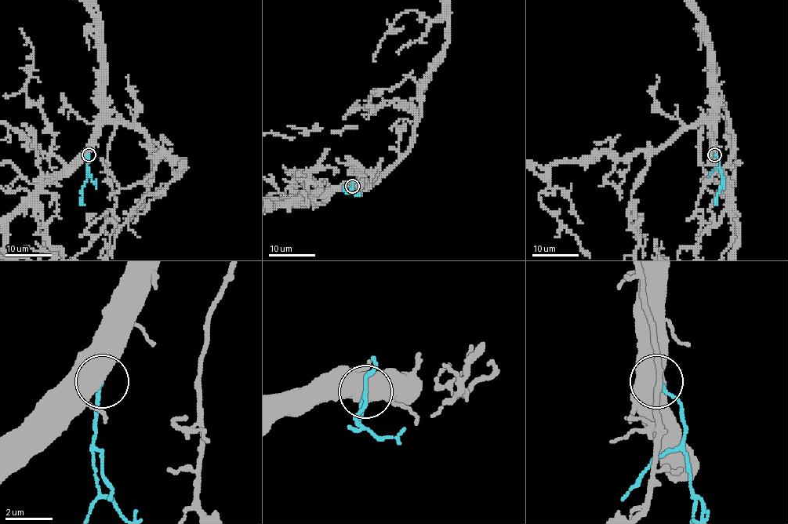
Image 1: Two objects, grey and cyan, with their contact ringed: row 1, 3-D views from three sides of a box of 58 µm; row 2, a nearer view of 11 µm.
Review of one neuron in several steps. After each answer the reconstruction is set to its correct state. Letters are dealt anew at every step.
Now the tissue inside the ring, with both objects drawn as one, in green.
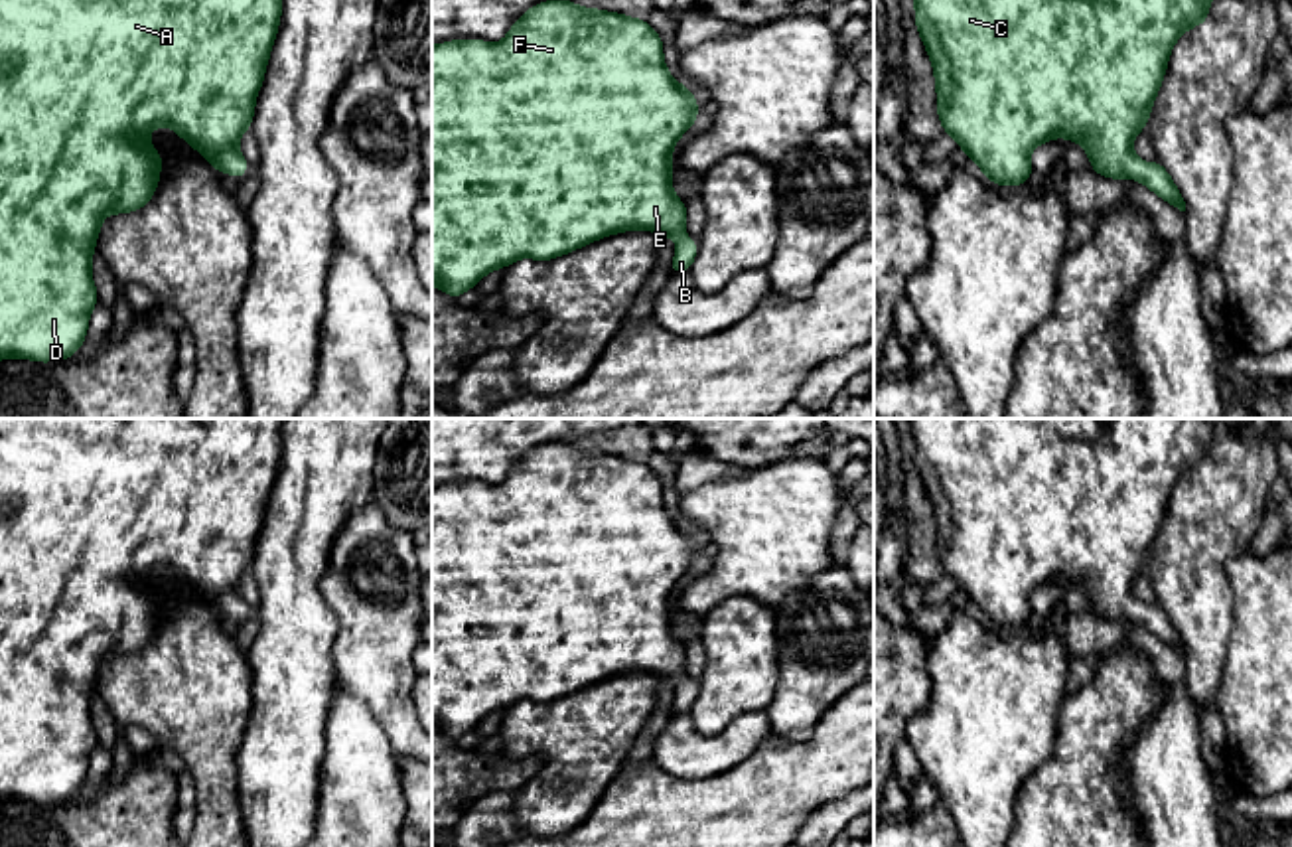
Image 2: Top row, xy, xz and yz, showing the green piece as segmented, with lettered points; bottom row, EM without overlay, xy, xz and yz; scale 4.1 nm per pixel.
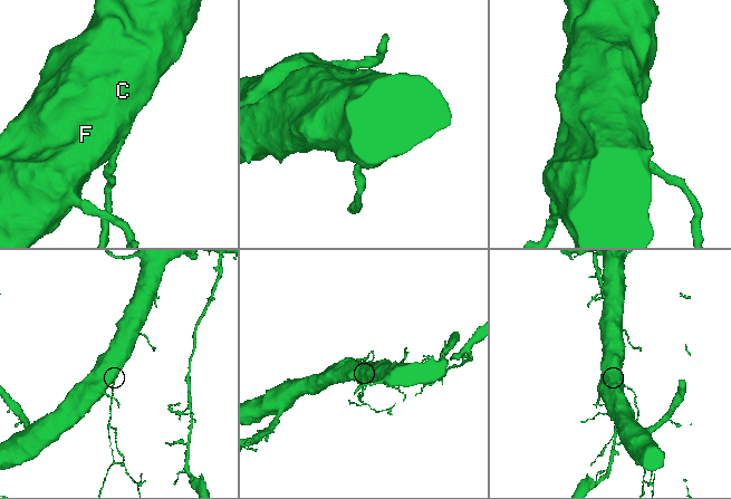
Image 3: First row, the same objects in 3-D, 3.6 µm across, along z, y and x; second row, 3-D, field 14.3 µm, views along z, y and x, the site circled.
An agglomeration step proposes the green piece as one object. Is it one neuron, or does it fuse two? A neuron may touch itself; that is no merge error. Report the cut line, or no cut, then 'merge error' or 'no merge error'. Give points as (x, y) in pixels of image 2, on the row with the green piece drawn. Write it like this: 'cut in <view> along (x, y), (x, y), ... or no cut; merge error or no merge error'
no cut; no merge error

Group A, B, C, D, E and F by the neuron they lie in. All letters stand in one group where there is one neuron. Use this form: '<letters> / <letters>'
A B C D E F

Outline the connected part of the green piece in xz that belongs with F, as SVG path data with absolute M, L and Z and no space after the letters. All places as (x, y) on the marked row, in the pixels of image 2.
M546 0L529 8L499 43L456 39L432 45L432 284L458 298L493 269L505 269L523 257L550 261L629 229L649 229L659 237L677 239L671 274L690 270L698 245L686 239L686 205L673 192L671 152L681 134L696 122L696 113L696 97L682 83L671 79L663 59L663 41L647 20L580 8L570 0Z

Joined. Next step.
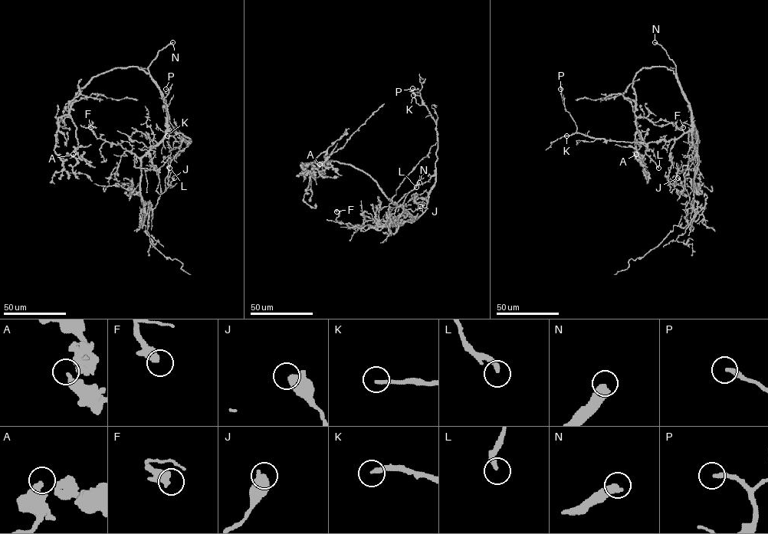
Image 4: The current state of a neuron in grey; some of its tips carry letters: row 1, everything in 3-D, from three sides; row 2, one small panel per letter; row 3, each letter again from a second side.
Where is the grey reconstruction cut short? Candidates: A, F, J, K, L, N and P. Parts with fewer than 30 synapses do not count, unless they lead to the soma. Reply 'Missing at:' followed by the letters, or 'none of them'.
Missing at: K, N

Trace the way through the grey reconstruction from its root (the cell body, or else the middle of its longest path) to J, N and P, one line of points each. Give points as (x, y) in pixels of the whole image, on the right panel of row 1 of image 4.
J: (687, 103), (696, 153), (684, 175), (684, 190), (681, 194), (683, 188), (677, 178)
N: (687, 103), (677, 80), (676, 66), (662, 47), (654, 42)
P: (687, 103), (691, 129), (677, 139), (646, 143), (605, 140), (576, 132), (574, 121), (566, 110), (560, 89)

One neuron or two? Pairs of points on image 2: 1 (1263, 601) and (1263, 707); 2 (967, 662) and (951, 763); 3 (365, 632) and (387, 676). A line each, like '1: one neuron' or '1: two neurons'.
1: one neuron
2: one neuron
3: one neuron

